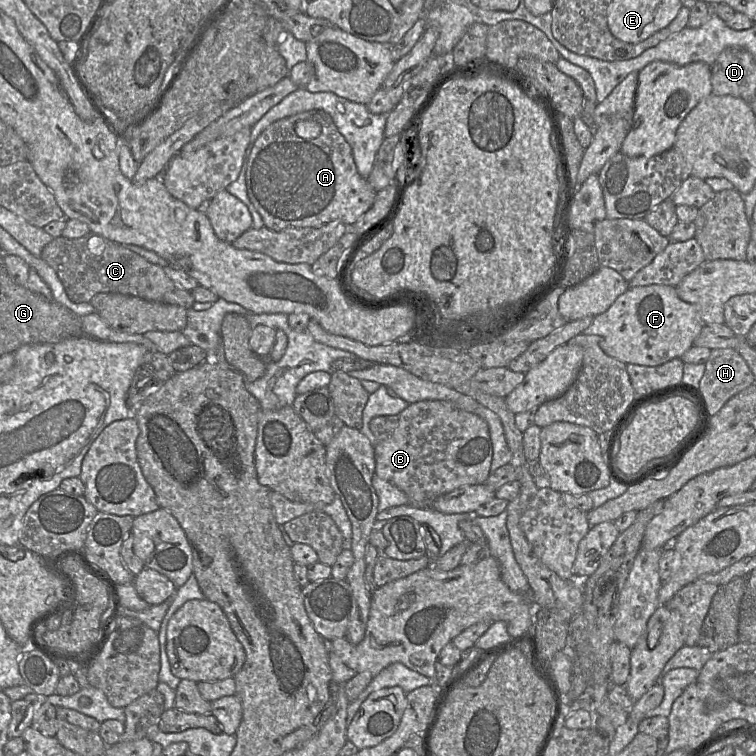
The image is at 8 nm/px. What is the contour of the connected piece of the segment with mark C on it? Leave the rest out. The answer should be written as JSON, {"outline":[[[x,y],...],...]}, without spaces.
{"outline":[[[92,232],[75,239],[62,235],[54,238],[44,247],[40,258],[56,271],[67,296],[75,303],[88,303],[98,293],[130,295],[148,301],[178,305],[185,309],[192,308],[195,303],[191,292],[172,281],[163,267]]]}

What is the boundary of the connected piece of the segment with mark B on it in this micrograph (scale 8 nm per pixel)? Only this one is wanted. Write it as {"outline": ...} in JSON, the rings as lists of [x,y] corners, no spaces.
{"outline":[[[423,400],[411,403],[398,414],[374,417],[369,426],[376,437],[375,474],[403,491],[409,498],[409,505],[425,506],[440,495],[461,486],[483,484],[490,474],[493,449],[487,422],[448,401]]]}

